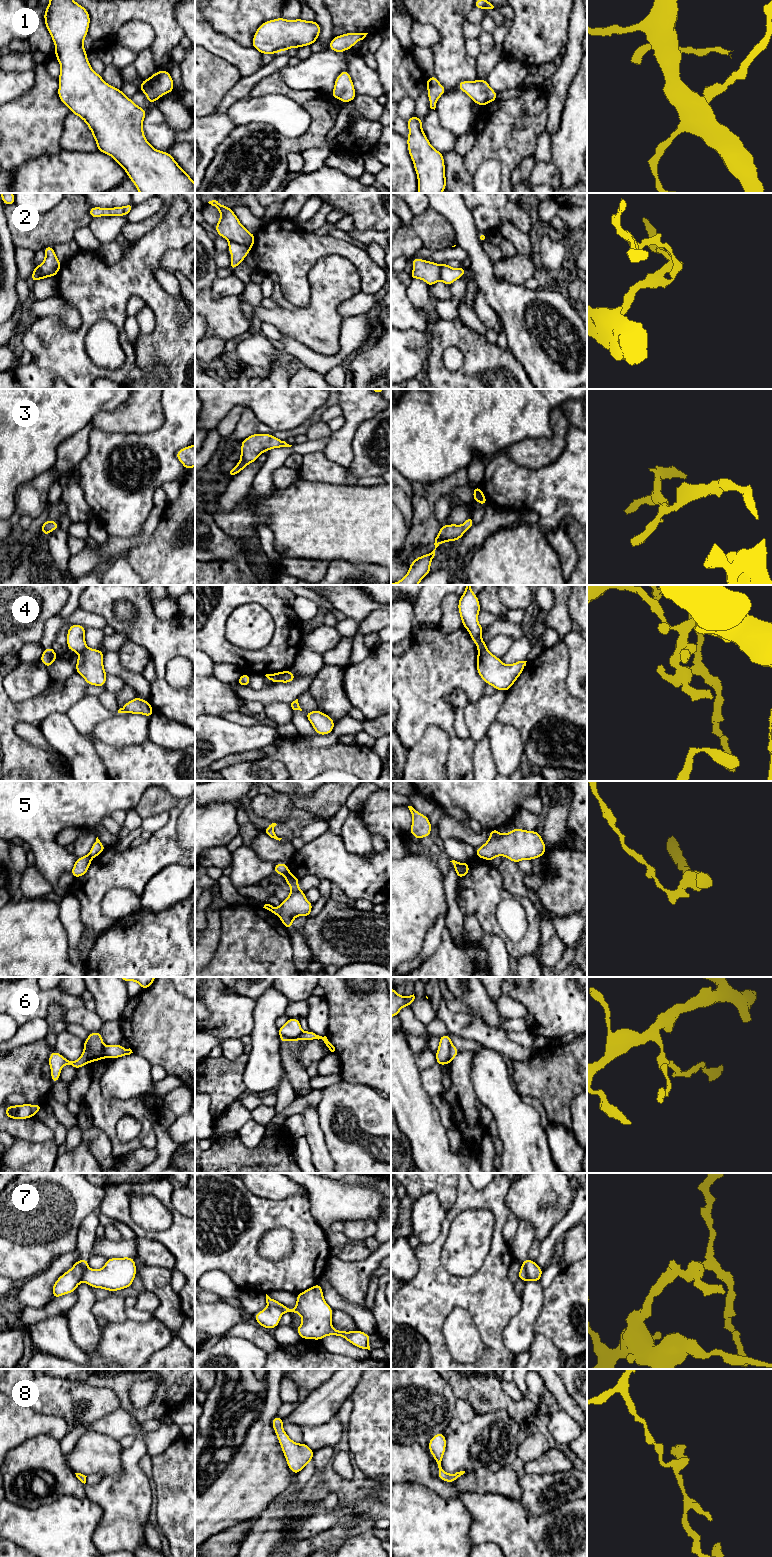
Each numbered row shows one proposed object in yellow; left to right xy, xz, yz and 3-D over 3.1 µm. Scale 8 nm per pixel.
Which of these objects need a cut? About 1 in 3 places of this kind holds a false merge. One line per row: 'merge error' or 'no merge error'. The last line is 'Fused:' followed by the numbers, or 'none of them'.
1: no merge error
2: merge error
3: no merge error
4: merge error
5: merge error
6: merge error
7: merge error
8: no merge error
Fused: 2, 4, 5, 6, 7

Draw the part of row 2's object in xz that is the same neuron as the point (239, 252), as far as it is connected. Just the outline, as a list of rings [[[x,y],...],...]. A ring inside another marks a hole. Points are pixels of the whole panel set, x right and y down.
[[[229,242],[228,251],[231,253],[231,263],[229,268],[233,271],[247,256],[250,247],[236,242]]]

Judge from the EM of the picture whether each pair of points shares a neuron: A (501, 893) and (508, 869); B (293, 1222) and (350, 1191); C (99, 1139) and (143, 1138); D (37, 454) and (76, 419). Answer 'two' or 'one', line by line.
A: two
B: two
C: two
D: one

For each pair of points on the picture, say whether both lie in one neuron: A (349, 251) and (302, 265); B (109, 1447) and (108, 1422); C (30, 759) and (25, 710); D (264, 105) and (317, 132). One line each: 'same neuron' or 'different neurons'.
A: same neuron
B: different neurons
C: same neuron
D: different neurons

